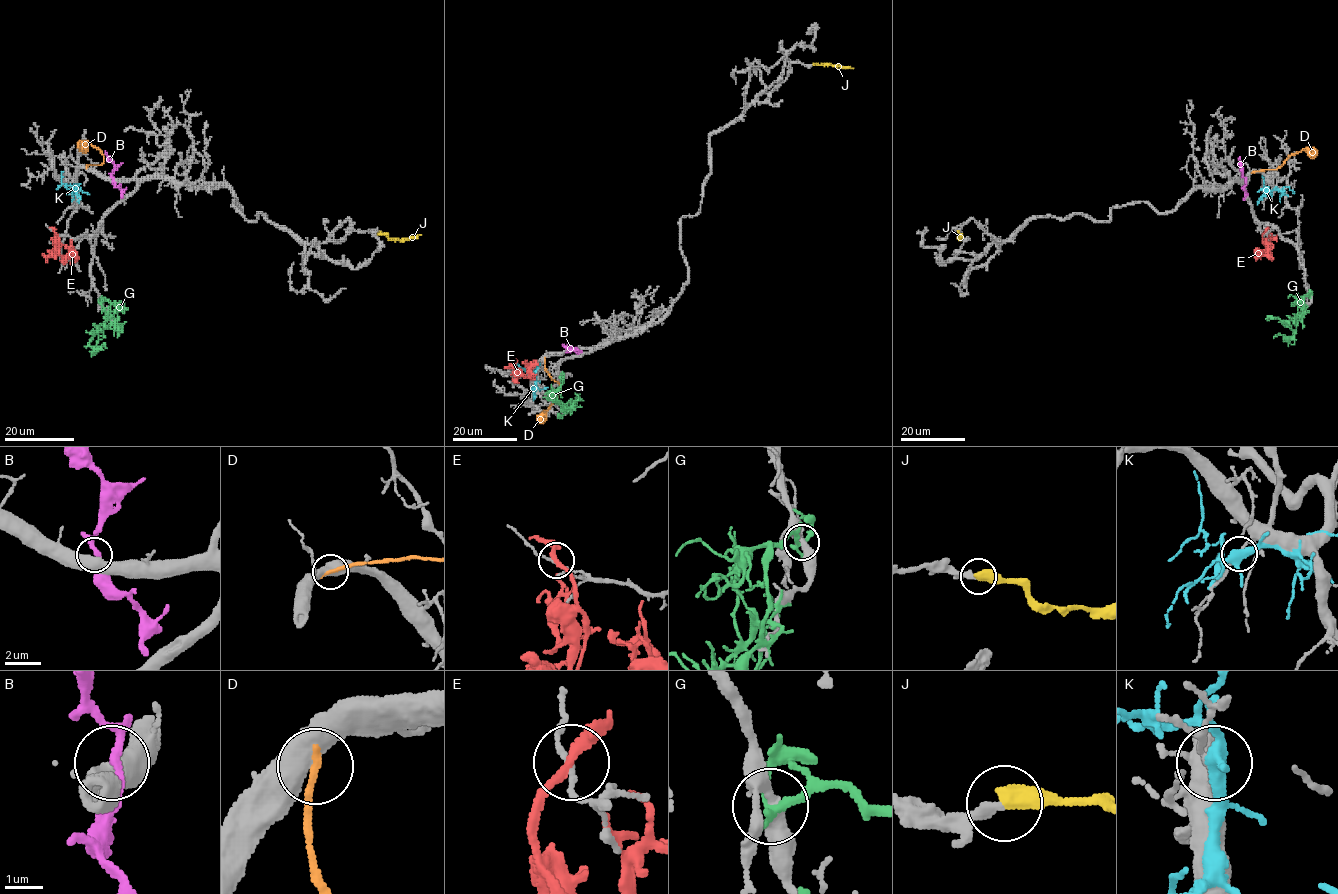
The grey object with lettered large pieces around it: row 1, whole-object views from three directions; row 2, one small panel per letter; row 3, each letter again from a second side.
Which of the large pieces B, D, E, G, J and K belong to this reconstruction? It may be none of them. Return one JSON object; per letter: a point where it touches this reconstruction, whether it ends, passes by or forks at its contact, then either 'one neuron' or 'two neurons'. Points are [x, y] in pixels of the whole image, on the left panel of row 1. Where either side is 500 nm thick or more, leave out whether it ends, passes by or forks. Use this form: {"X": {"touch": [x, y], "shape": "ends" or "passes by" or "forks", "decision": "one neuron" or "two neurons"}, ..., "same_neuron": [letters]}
{"B": {"touch": [112, 178], "decision": "two neurons"}, "D": {"touch": [86, 167], "decision": "two neurons"}, "E": {"touch": [55, 231], "shape": "passes by", "decision": "two neurons"}, "G": {"touch": [101, 302], "shape": "passes by", "decision": "two neurons"}, "J": {"touch": [377, 233], "decision": "one neuron"}, "K": {"touch": [76, 188], "shape": "forks", "decision": "two neurons"}, "same_neuron": ["J"]}

